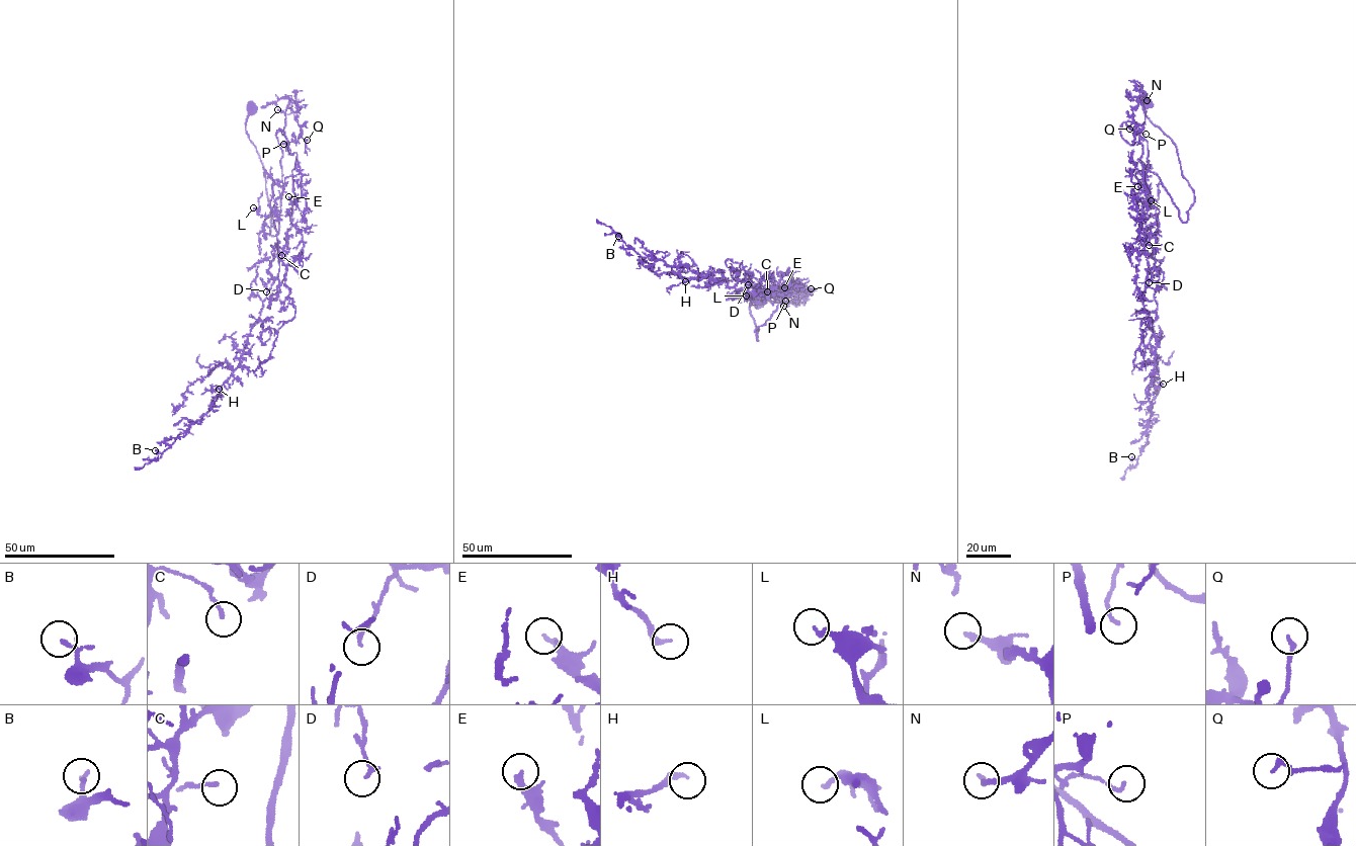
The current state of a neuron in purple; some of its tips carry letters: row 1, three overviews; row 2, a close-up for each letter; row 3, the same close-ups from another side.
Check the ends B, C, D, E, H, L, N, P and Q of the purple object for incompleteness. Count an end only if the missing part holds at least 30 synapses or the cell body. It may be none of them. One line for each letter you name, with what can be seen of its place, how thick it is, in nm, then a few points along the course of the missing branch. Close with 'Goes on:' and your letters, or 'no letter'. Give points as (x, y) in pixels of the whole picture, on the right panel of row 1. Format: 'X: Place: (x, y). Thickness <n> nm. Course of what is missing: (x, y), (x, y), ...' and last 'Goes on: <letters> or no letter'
N: Place: (1147, 100). Thickness 200 nm. Course of what is missing: (1147, 100), (1140, 113)
Goes on: N

